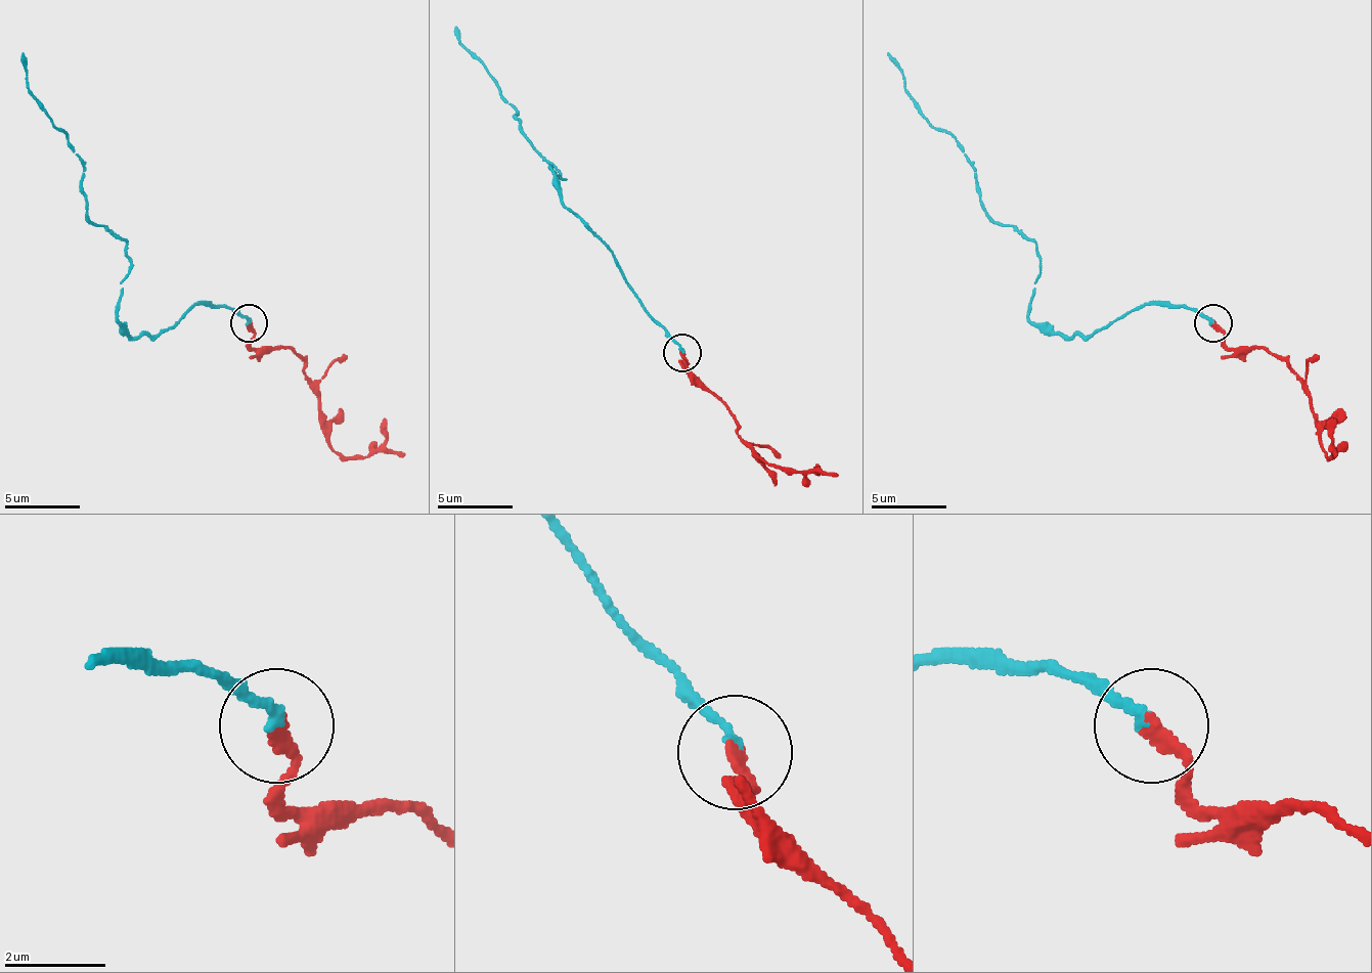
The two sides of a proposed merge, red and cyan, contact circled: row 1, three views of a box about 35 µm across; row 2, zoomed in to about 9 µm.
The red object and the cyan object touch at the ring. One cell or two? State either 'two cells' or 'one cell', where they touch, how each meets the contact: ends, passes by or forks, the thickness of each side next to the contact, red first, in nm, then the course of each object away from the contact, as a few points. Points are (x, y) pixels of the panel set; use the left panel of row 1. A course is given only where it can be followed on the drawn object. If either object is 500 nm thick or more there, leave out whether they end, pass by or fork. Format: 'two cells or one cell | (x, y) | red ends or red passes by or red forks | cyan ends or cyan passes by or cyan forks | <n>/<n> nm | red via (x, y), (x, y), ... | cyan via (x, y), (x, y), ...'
one cell | (249, 323) | red ends | cyan ends | 240/180 nm | red via (248, 322), (255, 349), (290, 349), (304, 363), (335, 450), (364, 457), (384, 439), (384, 416) | cyan via (248, 322), (198, 304), (135, 338), (116, 318), (127, 247), (86, 213), (82, 157), (30, 89), (21, 51)

